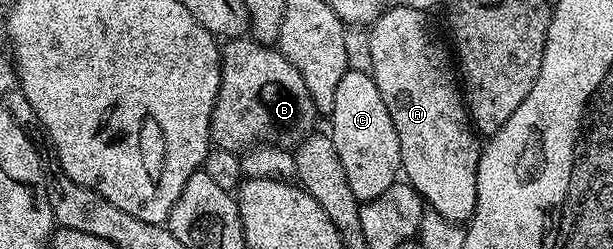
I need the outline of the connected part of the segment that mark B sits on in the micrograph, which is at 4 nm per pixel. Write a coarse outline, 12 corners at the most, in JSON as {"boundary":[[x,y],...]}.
{"boundary":[[276,46],[221,47],[209,134],[238,153],[293,149],[319,112]]}

